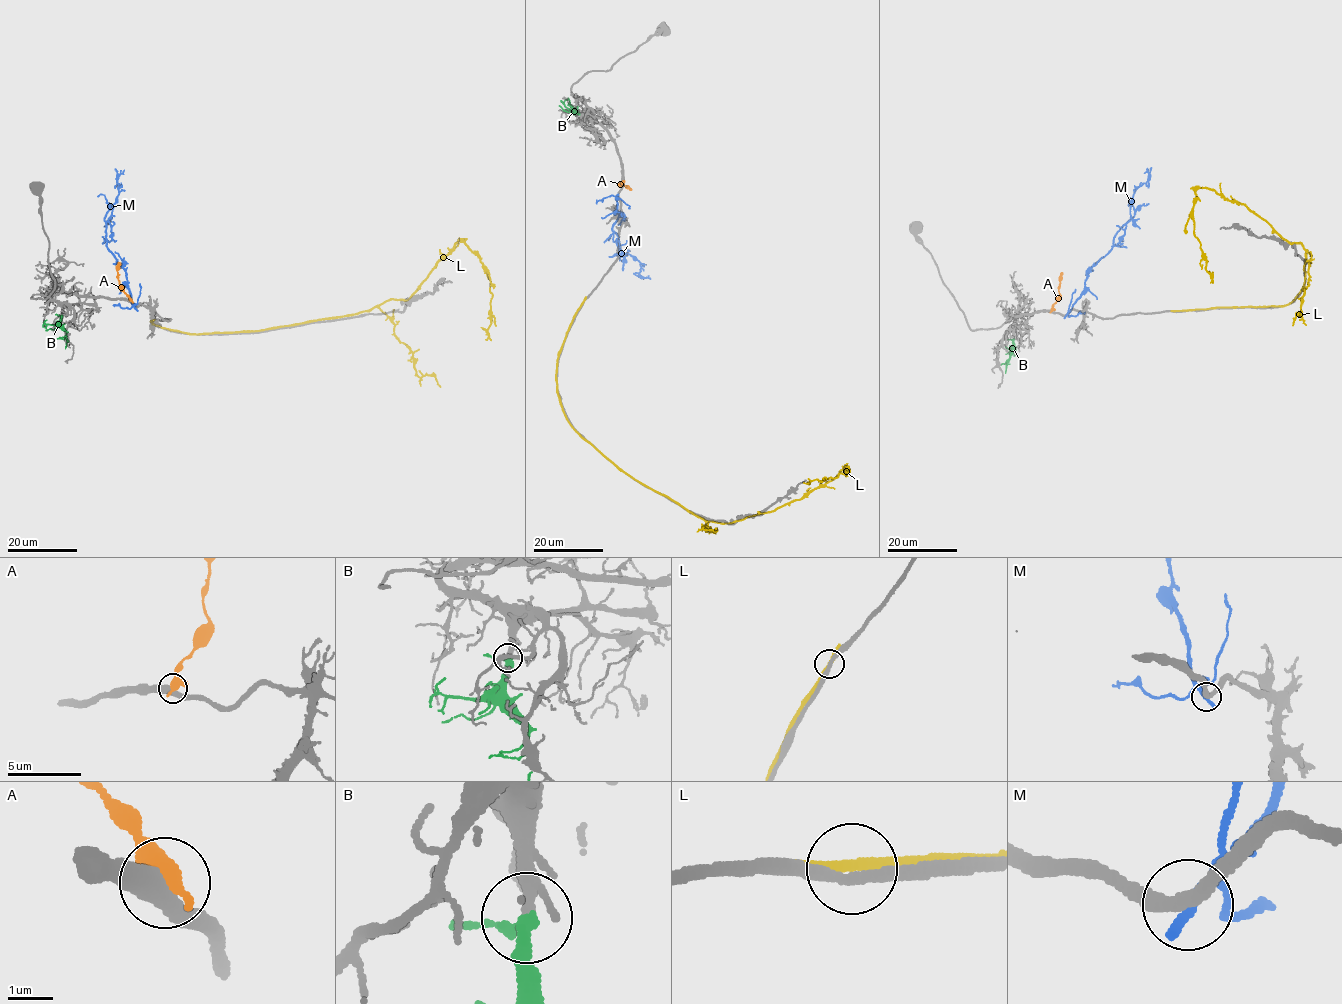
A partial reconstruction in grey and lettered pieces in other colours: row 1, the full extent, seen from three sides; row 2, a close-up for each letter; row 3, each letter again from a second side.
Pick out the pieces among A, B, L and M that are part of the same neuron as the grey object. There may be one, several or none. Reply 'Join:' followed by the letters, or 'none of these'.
Join: B

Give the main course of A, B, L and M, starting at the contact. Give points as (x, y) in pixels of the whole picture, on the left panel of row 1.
A: (131, 300), (118, 279), (120, 262)
B: (61, 315), (60, 326), (67, 339), (65, 349)
L: (154, 320), (199, 334), (348, 316), (408, 299), (462, 239), (489, 278), (491, 340)
M: (135, 308), (126, 273), (106, 243), (106, 222), (118, 190), (117, 176), (124, 169)

